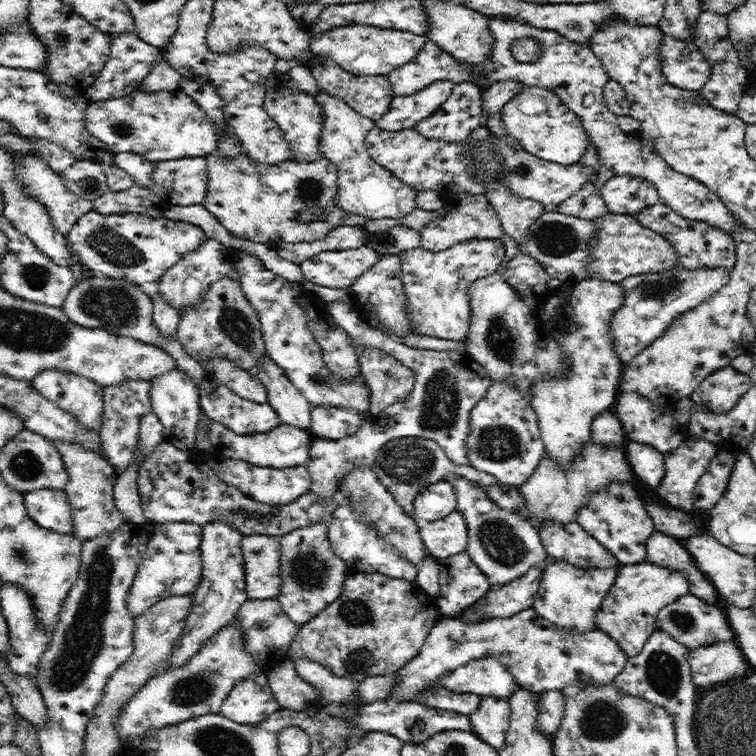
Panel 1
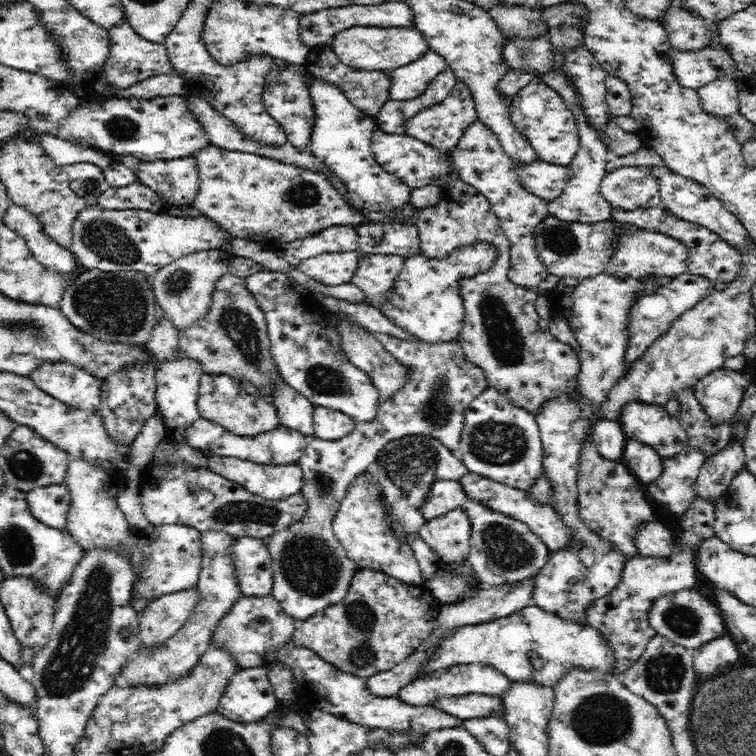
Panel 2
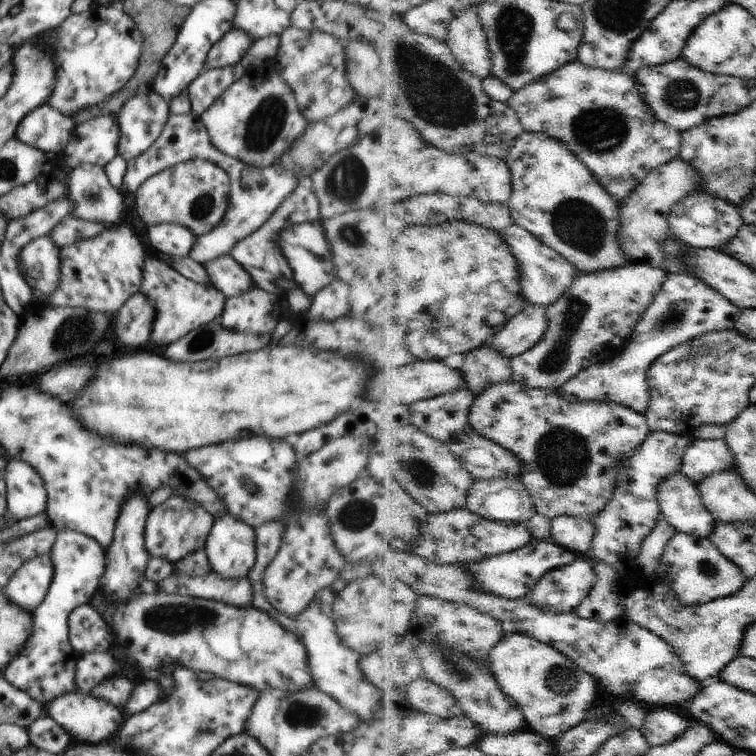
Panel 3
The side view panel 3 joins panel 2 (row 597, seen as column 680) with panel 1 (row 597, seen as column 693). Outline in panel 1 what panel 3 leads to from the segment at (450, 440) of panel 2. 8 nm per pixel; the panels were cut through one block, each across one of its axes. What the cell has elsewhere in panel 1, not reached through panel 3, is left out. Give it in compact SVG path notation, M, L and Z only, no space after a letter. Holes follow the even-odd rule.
M317 519L278 537L279 584L276 600L283 611L298 625L313 619L318 612L330 607L345 592L350 566L333 547L328 519Z

